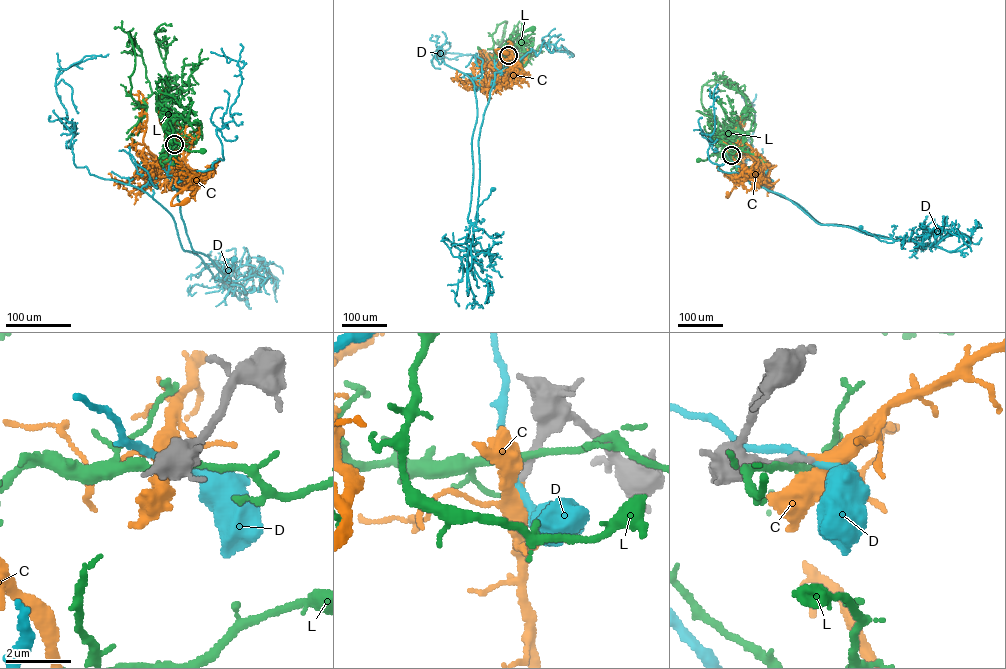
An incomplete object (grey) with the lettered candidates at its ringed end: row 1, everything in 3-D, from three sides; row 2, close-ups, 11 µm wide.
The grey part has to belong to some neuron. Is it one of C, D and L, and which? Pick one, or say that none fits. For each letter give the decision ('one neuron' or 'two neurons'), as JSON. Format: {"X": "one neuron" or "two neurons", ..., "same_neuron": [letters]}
{"C": "one neuron", "D": "two neurons", "L": "two neurons", "same_neuron": ["C"]}

